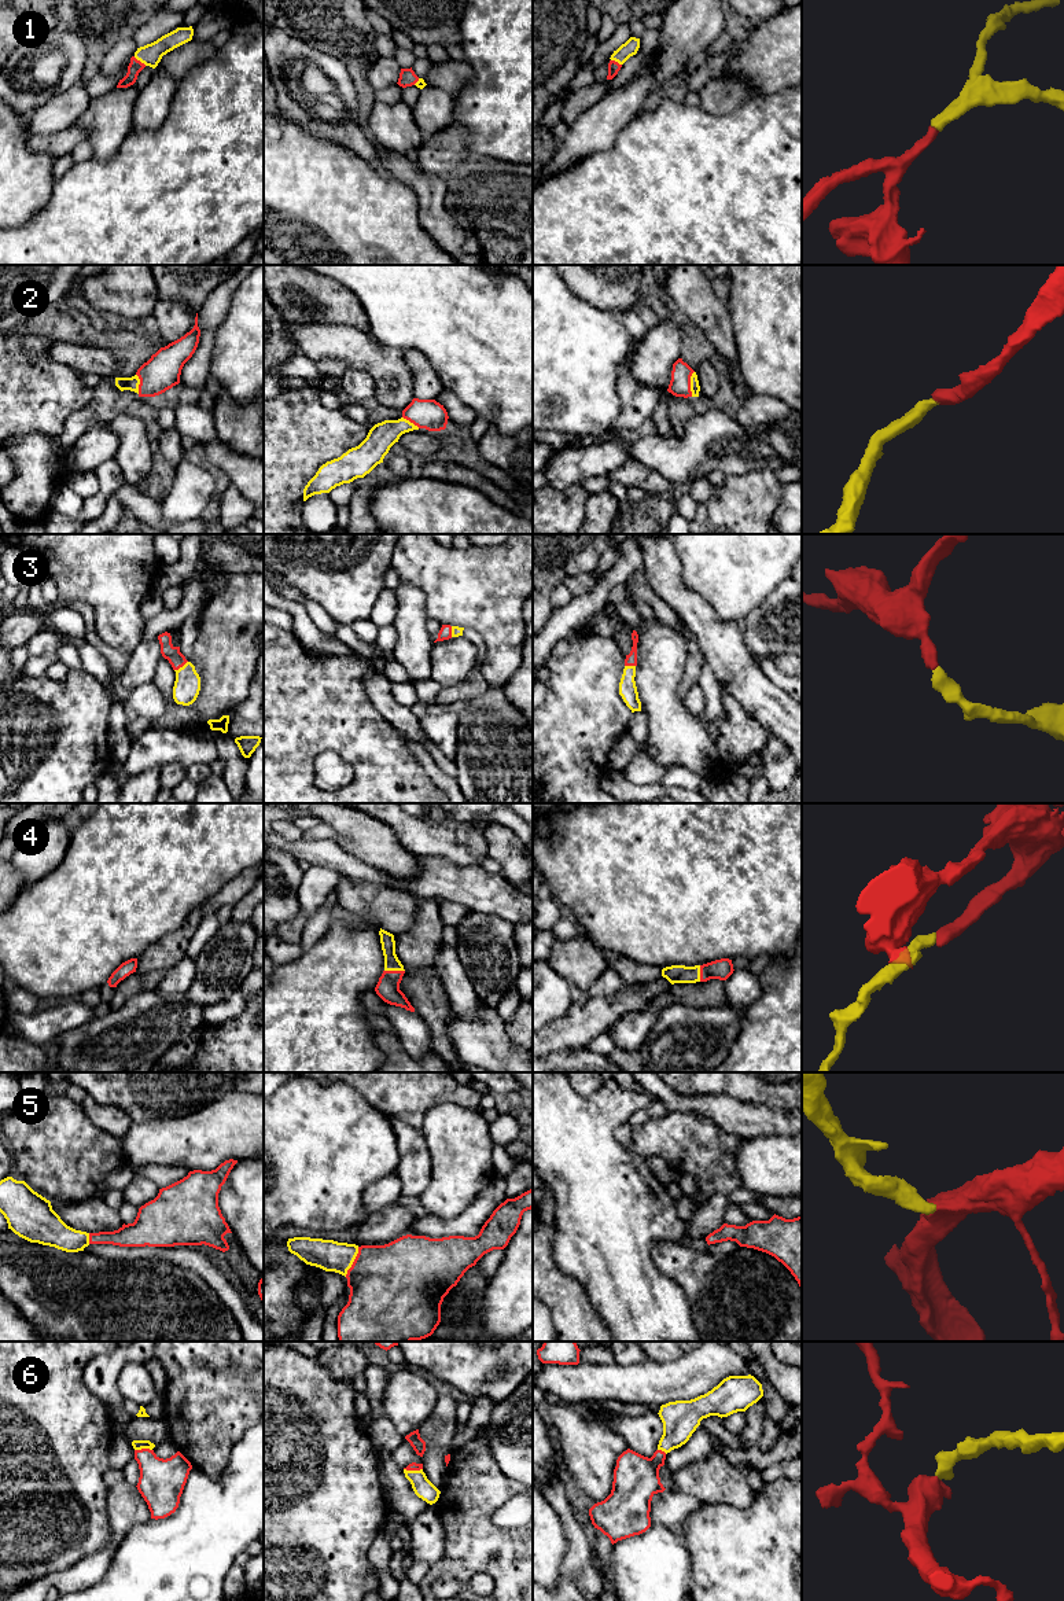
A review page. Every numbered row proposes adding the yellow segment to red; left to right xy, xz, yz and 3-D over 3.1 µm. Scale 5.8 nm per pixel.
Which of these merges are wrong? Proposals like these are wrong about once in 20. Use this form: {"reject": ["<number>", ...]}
{"reject": []}

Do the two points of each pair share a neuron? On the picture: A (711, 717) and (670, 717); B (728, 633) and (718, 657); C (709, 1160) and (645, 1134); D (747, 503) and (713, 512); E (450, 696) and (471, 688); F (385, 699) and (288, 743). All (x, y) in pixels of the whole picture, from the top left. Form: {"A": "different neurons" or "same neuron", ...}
{"A": "different neurons", "B": "same neuron", "C": "same neuron", "D": "same neuron", "E": "same neuron", "F": "different neurons"}

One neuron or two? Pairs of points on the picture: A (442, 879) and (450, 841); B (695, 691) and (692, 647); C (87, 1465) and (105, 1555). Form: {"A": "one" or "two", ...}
{"A": "two", "B": "two", "C": "two"}

